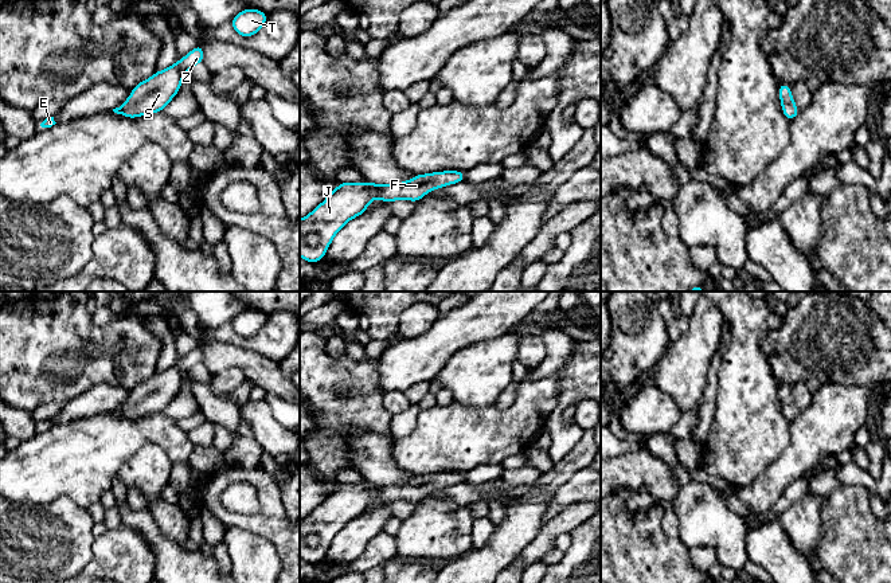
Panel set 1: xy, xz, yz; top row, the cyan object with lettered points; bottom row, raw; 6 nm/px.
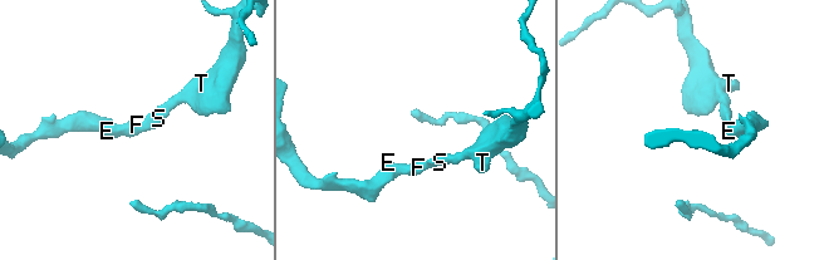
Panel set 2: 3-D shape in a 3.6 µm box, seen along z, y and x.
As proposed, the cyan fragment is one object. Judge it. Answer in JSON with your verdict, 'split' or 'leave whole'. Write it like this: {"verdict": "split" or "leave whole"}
{"verdict": "leave whole"}

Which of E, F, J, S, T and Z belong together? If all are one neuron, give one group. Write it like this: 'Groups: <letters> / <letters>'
Groups: E F J S T Z

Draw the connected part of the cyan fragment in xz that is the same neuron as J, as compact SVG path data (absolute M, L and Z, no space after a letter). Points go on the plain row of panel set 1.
M445 472L426 476L417 476L411 481L398 485L374 485L374 484L340 484L328 498L317 506L308 517L300 520L300 557L310 564L320 563L333 537L355 517L360 517L370 506L374 498L380 498L386 505L403 500L419 502L429 492L442 489L454 484L464 482L466 473Z

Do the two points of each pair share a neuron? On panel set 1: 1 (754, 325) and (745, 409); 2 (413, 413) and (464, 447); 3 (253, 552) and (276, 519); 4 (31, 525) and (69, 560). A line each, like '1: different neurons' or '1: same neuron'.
1: same neuron
2: different neurons
3: different neurons
4: same neuron

